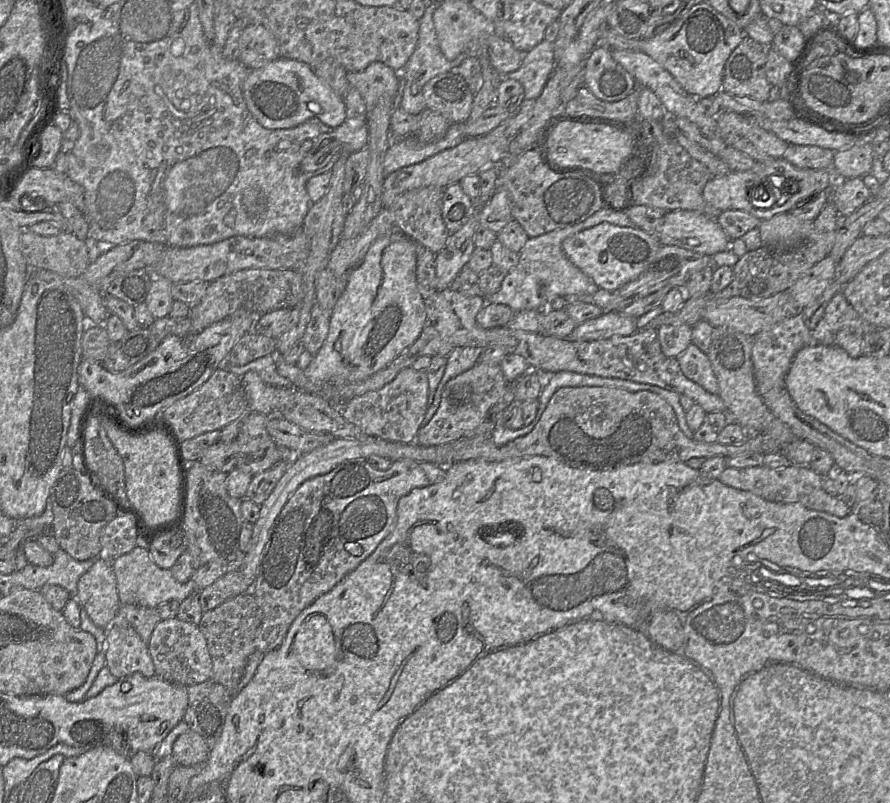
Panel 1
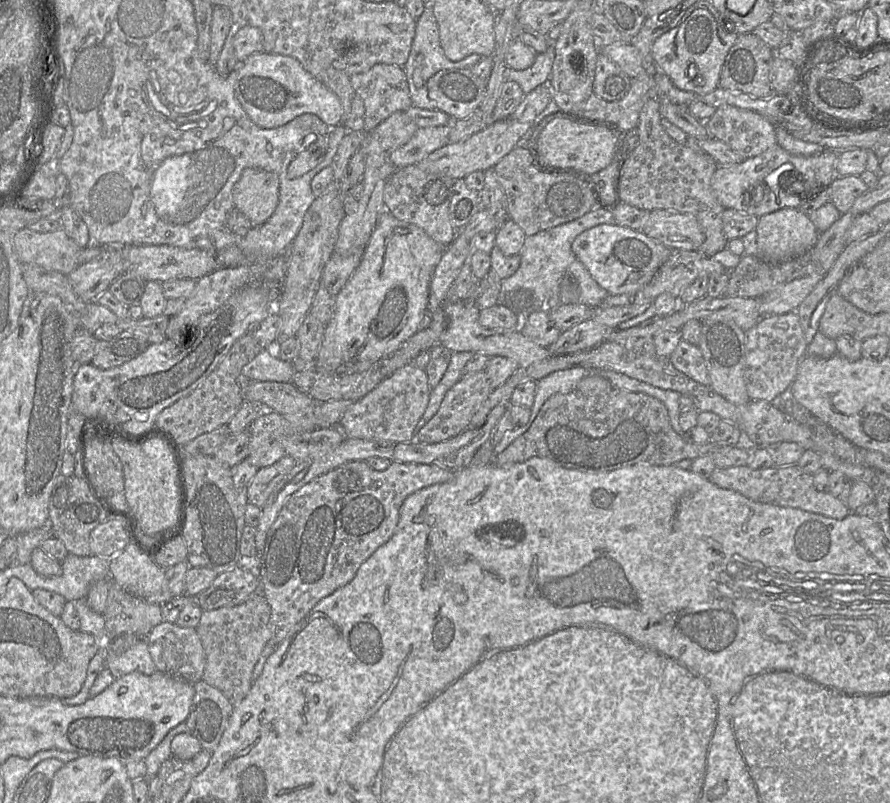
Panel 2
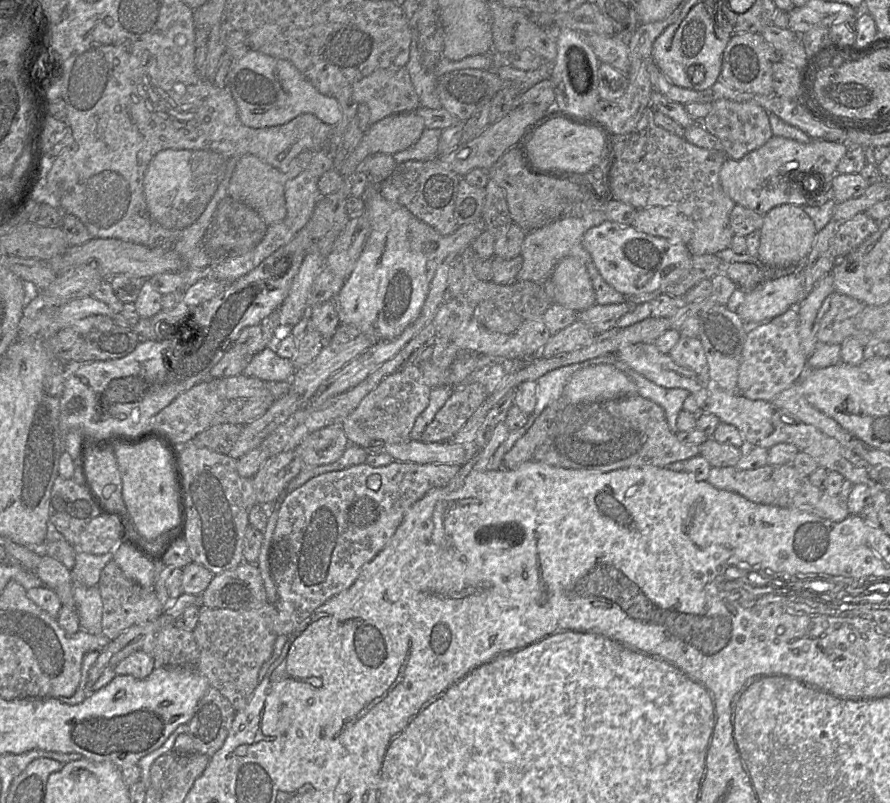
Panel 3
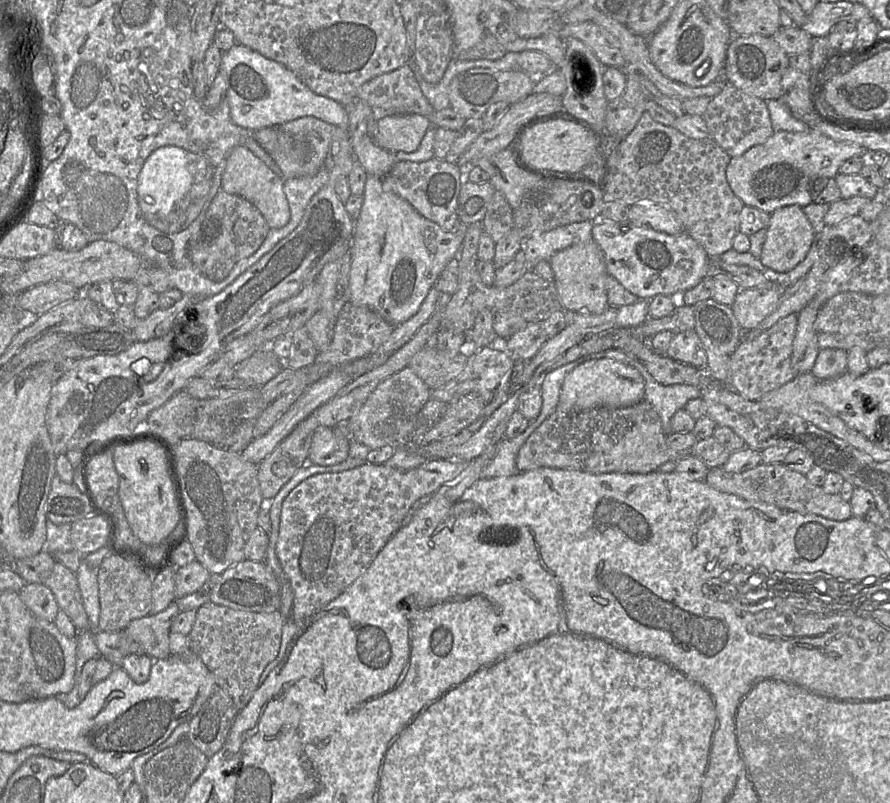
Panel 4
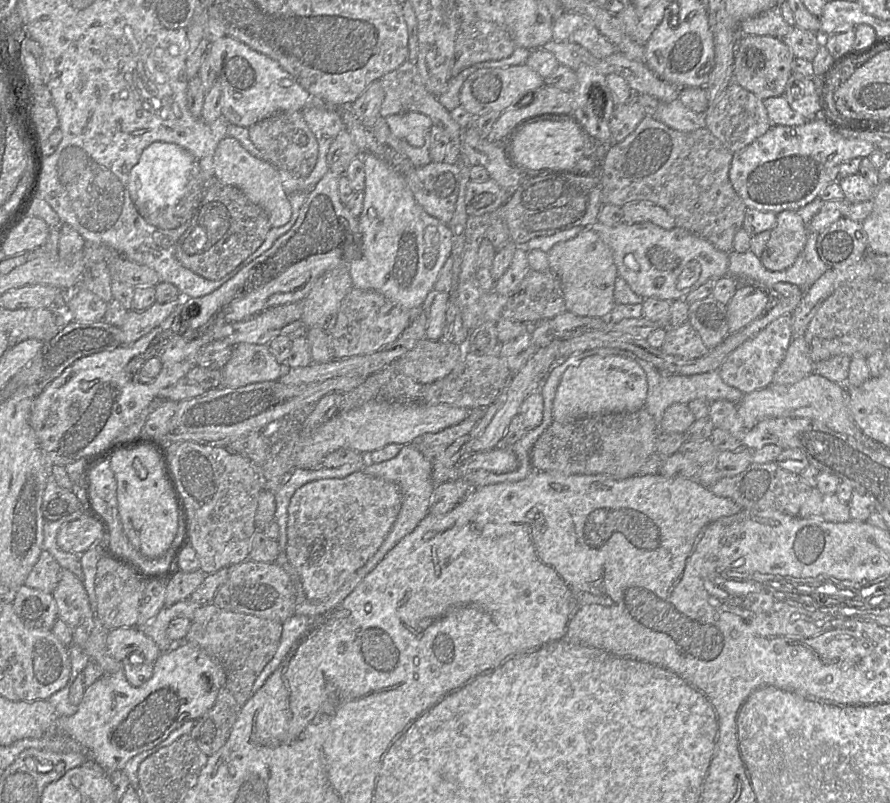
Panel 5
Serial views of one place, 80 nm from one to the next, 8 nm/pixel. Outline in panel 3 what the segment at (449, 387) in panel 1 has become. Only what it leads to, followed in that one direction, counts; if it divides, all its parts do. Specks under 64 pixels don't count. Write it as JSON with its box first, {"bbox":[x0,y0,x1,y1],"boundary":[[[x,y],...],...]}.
{"bbox":[420,383,488,442],"boundary":[[[480,383],[455,386],[449,398],[420,436],[422,442],[441,442],[458,432],[488,396]]]}

